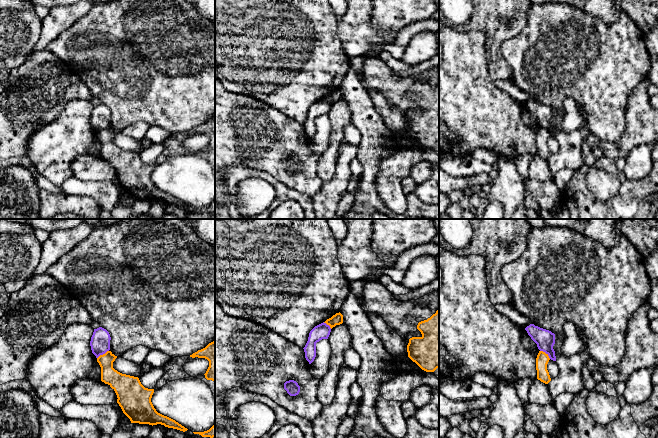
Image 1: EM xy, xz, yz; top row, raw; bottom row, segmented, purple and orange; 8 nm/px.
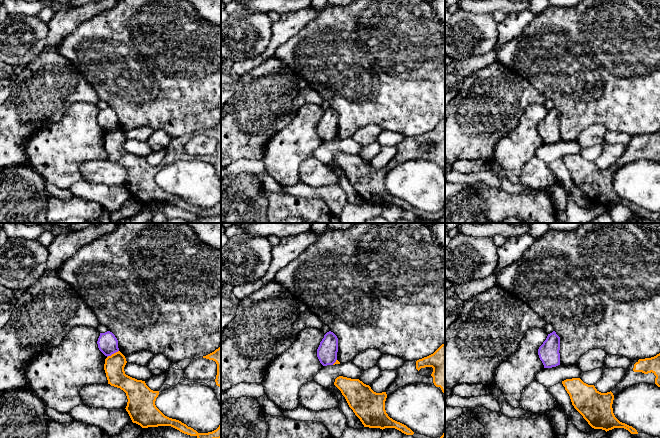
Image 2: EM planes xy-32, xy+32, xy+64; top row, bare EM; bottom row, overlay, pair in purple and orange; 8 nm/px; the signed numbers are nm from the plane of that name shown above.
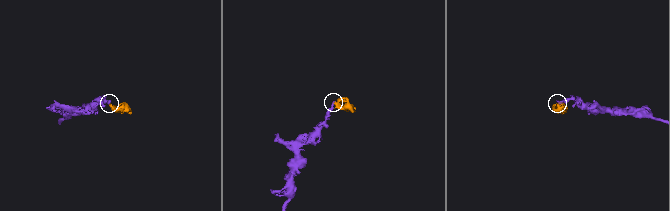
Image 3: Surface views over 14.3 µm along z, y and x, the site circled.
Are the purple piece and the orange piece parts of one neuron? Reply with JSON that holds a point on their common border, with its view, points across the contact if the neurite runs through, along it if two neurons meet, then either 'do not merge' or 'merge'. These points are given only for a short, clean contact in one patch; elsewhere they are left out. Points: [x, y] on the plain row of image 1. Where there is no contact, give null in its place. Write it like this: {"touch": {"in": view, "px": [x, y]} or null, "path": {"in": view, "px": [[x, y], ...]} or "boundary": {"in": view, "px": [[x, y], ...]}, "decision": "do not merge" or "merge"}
{"touch": {"in": "yz", "px": [545, 128]}, "boundary": {"in": "yz", "px": [[540, 126], [550, 134]]}, "decision": "do not merge"}

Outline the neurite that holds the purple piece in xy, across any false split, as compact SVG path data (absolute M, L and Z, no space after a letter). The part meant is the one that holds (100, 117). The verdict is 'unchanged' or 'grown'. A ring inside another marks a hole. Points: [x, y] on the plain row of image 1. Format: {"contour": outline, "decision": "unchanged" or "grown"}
{"contour": "M102 103L94 105L90 122L92 129L96 132L96 134L110 126L110 116L110 110L106 105Z", "decision": "unchanged"}

